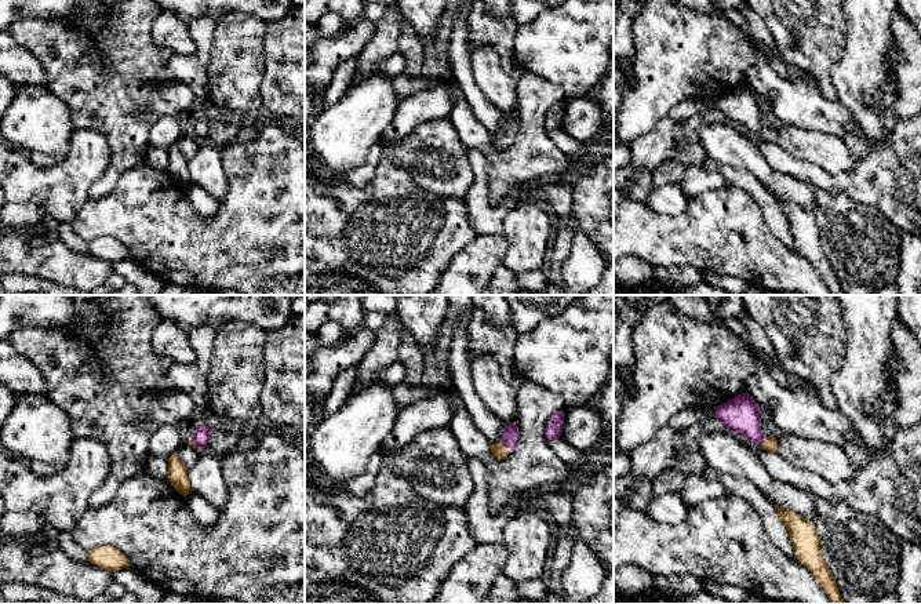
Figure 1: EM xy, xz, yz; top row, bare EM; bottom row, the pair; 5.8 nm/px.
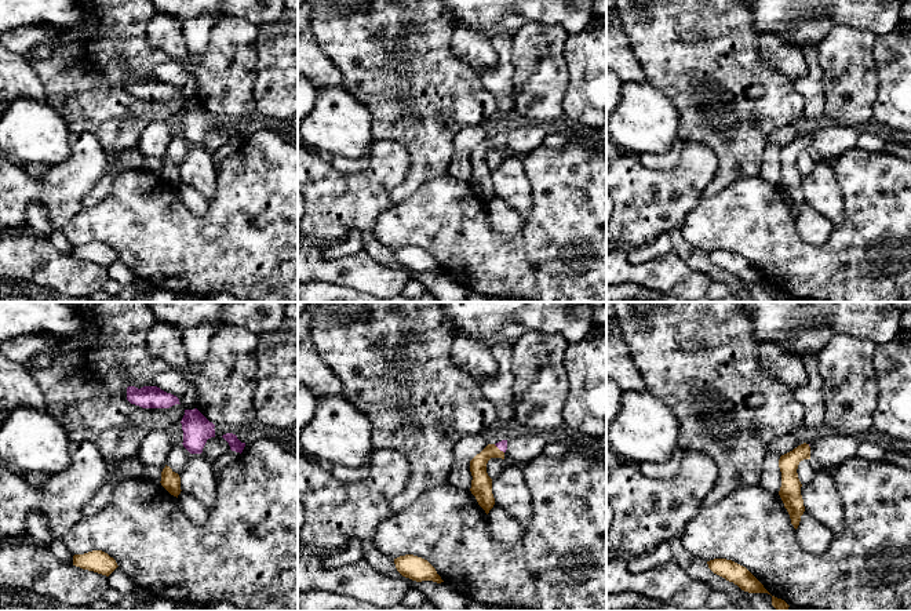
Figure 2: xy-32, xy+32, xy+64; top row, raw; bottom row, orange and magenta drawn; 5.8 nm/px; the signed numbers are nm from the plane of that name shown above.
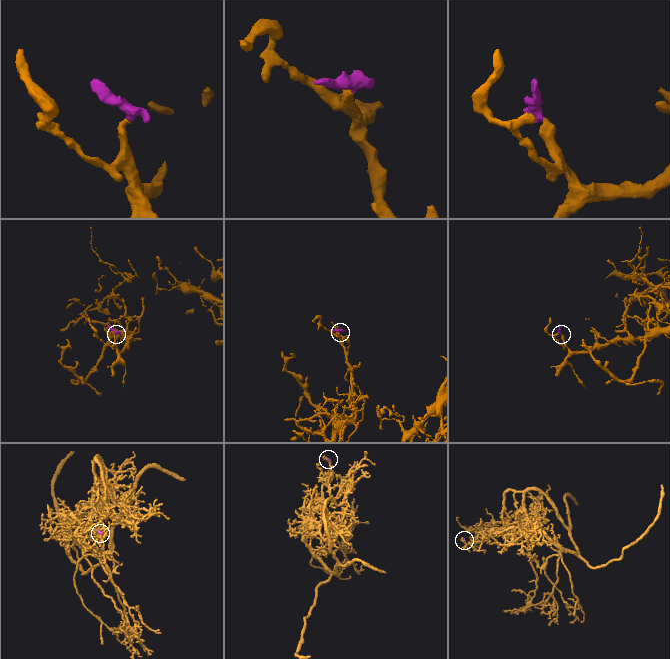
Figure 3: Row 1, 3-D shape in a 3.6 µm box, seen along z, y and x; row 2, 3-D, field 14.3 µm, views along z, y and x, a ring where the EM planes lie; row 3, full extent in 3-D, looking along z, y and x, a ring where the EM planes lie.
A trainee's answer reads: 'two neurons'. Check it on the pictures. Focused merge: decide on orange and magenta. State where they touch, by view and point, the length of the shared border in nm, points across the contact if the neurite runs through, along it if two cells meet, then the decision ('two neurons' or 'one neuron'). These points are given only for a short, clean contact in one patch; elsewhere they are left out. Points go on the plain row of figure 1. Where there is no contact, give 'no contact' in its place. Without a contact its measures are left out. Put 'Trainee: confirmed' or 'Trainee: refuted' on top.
Trainee: refuted
meets orange in xz at (505, 138); contact 80 nm long; runs through xz (498, 141), (505, 138), (510, 126); one neuron

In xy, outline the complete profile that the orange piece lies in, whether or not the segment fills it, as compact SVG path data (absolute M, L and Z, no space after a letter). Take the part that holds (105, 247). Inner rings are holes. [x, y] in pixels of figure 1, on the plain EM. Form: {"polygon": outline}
{"polygon": "M109 236L97 237L88 241L88 251L91 255L105 259L113 265L131 256L124 244Z"}

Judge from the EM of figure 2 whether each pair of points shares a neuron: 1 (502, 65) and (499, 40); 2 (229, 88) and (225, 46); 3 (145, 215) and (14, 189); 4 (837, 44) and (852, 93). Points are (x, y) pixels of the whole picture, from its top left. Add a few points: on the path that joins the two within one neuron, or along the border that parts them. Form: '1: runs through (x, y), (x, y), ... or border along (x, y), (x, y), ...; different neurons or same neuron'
1: runs through (502, 59), (502, 46); same neuron
2: runs through (226, 77), (226, 57); same neuron
3: border along (82, 207), (61, 231); different neurons
4: runs through (845, 57), (851, 80); same neuron

